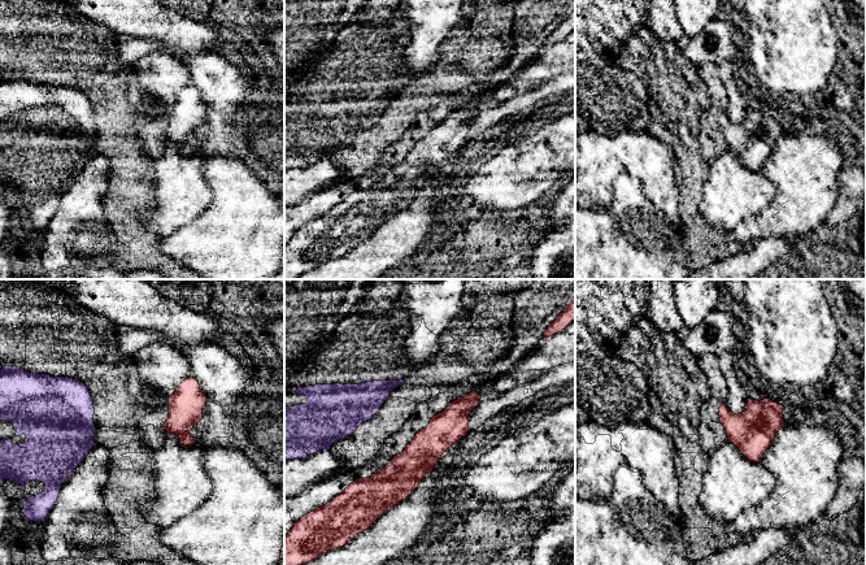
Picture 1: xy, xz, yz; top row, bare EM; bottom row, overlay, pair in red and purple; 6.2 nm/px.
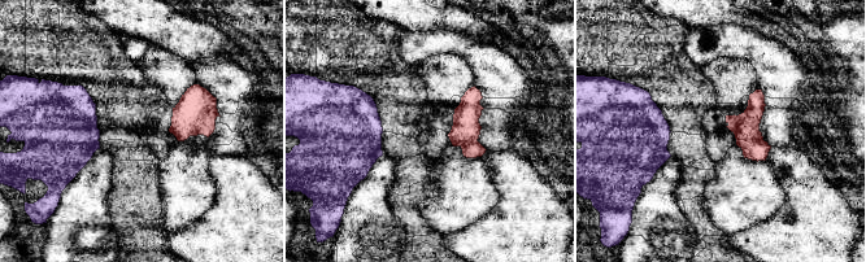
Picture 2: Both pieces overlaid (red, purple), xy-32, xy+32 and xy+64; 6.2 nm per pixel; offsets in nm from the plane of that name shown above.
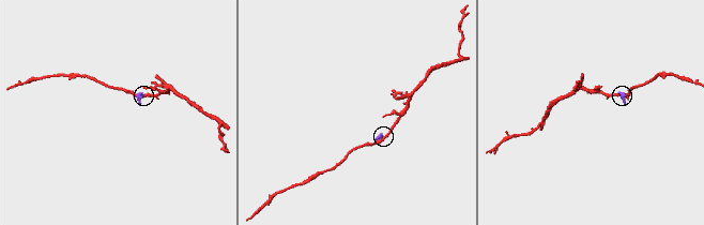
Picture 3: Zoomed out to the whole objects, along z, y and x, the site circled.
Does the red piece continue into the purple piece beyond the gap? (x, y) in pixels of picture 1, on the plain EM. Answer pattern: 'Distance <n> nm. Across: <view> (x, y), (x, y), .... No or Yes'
Distance 260 nm. Across: xz (351, 192), (327, 157). No

